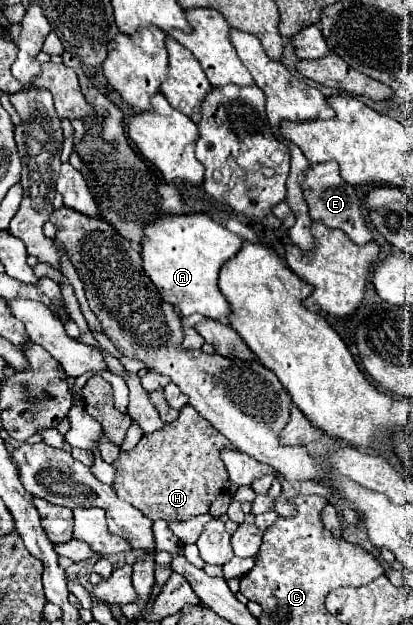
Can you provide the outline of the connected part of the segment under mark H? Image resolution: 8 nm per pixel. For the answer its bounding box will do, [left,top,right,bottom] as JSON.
[113,406,237,522]

